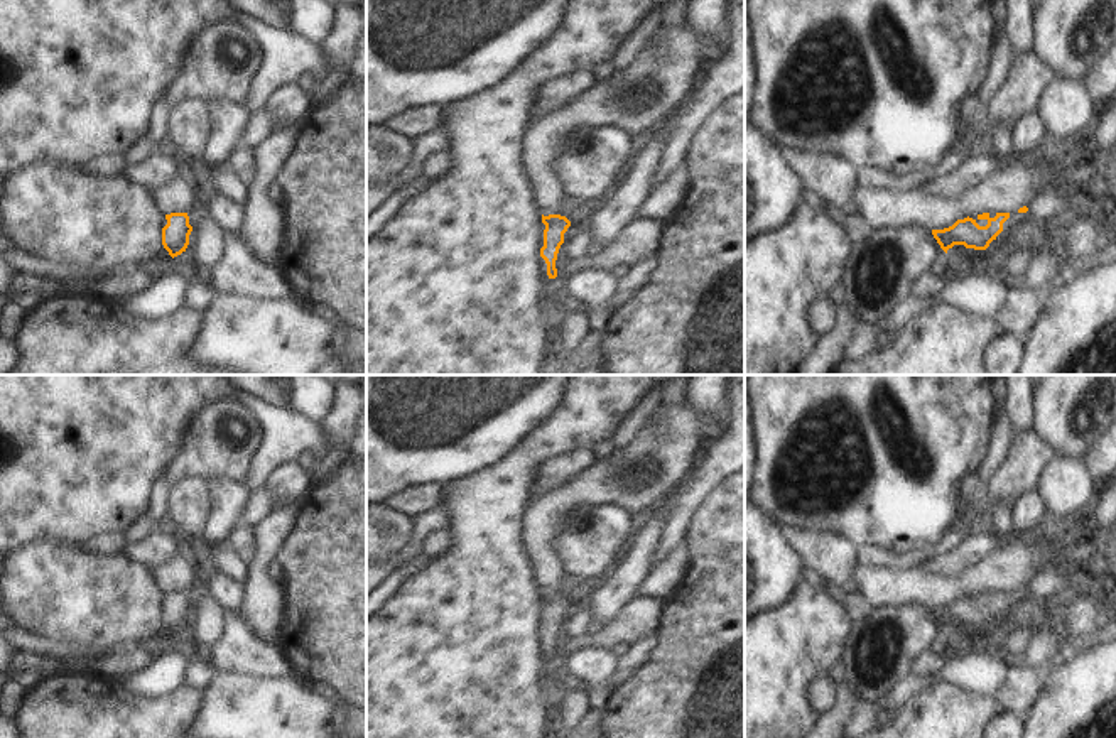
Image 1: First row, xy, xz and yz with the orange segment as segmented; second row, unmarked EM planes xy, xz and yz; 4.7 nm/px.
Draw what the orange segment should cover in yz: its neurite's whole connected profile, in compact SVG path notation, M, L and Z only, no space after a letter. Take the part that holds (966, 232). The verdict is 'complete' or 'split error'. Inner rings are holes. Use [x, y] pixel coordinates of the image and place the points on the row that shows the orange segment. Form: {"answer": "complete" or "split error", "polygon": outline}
{"answer": "complete", "polygon": "M983 213L978 214L976 220L967 216L964 220L957 220L949 228L932 230L932 235L945 253L954 245L986 250L989 243L1003 231L1003 223L1008 218L1010 213L996 213L994 218L991 218L989 213Z"}

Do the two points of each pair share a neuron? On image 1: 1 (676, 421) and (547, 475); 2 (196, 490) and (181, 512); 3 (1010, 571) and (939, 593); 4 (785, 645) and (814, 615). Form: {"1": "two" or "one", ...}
{"1": "two", "2": "one", "3": "one", "4": "one"}

